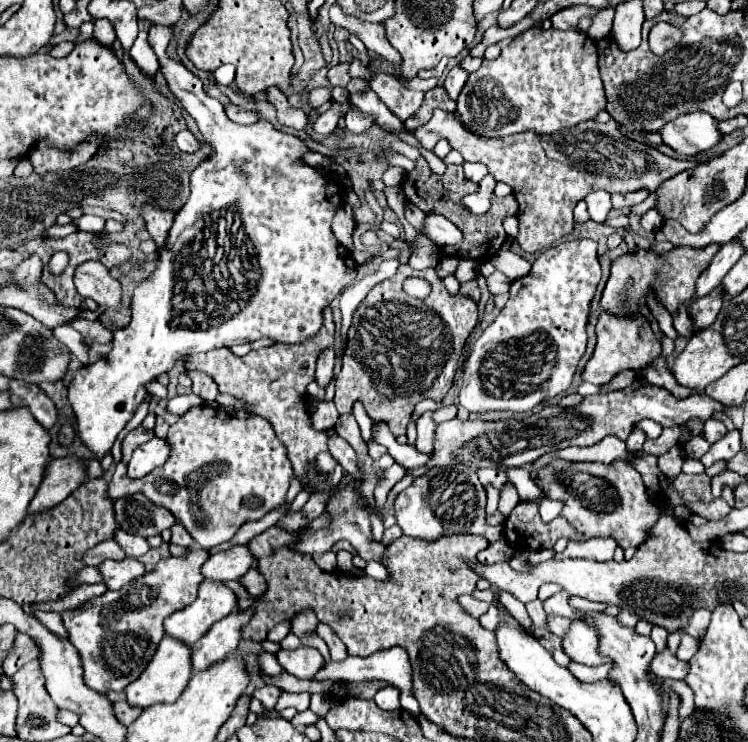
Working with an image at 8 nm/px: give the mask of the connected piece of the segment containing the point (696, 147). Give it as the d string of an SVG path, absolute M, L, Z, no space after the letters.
M704 112L684 114L674 122L668 122L668 126L662 128L660 136L666 146L684 156L696 156L700 152L706 152L722 140L716 120Z

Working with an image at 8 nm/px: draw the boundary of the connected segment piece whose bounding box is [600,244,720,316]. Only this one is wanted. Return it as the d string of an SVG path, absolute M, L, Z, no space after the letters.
M710 244L700 250L674 248L664 256L656 256L654 252L648 252L648 250L638 250L636 256L626 254L612 262L612 272L606 282L600 306L602 310L608 310L616 316L630 316L632 312L636 312L638 298L646 298L648 290L654 290L658 300L666 306L666 310L674 314L680 304L694 302L696 278L704 272L704 266L708 266L708 262L714 258L718 250L720 250L718 244Z

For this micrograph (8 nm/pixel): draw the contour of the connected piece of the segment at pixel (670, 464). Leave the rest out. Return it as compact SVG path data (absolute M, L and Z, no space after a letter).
M680 446L670 448L666 454L662 454L662 456L658 458L658 466L660 466L662 474L668 478L668 482L672 482L672 480L680 474L682 462L684 462L684 456L682 456Z

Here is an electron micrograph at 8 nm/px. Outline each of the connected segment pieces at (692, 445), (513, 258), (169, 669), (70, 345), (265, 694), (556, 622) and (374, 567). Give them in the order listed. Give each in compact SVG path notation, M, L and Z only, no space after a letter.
M696 436L684 444L684 454L694 456L694 458L702 458L708 452L708 448L710 448L710 444L704 440L704 436Z
M498 250L498 254L492 256L490 262L494 264L496 270L504 272L510 280L516 280L526 276L532 267L528 260L518 254L514 254L514 252L510 252L510 250Z
M162 638L156 654L152 656L148 668L126 686L124 694L126 694L126 702L130 706L138 706L138 708L148 708L154 704L168 704L168 702L176 702L176 698L182 694L184 686L188 684L192 676L192 664L190 664L190 648L184 646L182 642L176 642L174 638Z
M62 325L53 330L55 338L62 342L73 353L82 366L88 366L88 345L83 336L68 325Z
M264 686L264 688L258 688L254 692L254 696L266 706L266 708L272 708L274 706L274 700L278 700L280 696L280 690L276 686Z
M548 614L548 616L546 616L546 624L548 624L548 630L550 630L550 632L554 632L556 636L562 636L562 634L564 634L564 630L568 630L568 626L570 626L570 622L568 622L566 618L552 616L552 614Z
M368 562L366 568L364 568L364 572L366 572L368 576L376 578L376 580L388 578L388 570L382 564L378 564L378 562Z

